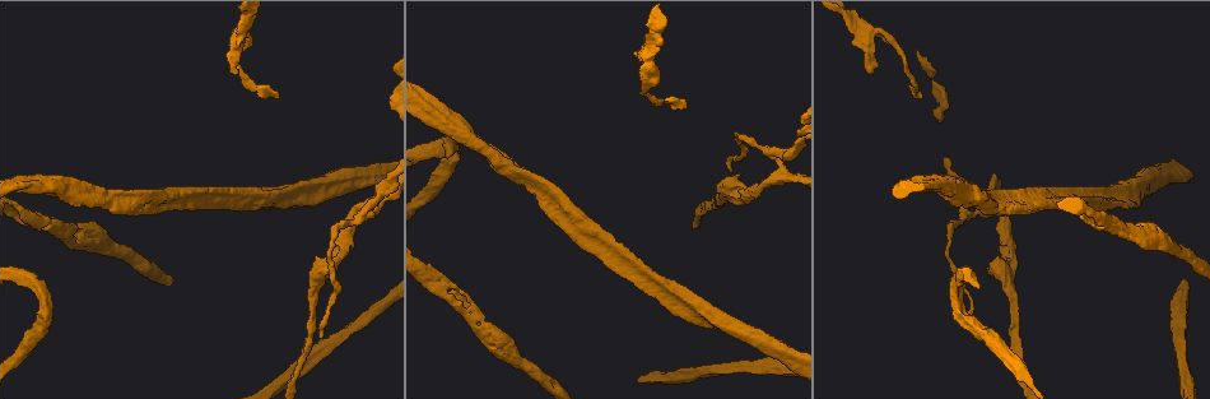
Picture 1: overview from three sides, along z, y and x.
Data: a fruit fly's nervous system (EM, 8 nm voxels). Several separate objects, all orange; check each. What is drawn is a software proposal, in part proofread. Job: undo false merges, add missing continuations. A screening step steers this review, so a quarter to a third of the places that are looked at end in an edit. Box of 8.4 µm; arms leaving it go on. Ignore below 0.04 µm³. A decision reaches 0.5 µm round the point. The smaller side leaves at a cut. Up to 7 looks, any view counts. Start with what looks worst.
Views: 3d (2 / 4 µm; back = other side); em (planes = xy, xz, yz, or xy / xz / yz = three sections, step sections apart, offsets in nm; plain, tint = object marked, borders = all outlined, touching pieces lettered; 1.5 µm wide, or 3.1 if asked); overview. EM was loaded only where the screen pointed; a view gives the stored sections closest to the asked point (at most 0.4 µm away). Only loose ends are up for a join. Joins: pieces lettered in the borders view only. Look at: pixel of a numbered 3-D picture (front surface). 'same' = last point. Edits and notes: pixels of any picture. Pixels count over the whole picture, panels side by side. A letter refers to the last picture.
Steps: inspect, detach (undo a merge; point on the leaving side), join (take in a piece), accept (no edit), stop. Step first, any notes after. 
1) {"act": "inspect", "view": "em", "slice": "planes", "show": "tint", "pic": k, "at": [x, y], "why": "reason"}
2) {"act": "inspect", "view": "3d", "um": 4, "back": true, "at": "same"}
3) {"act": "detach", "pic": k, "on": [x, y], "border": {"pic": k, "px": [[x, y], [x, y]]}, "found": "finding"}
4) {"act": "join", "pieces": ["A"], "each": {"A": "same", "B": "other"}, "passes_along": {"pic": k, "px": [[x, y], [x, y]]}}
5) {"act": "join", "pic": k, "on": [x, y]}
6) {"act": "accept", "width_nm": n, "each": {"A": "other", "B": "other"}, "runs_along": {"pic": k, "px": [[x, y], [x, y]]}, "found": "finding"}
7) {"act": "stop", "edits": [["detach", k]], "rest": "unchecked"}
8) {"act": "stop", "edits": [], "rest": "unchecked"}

{"act": "inspect", "view": "3d", "um": 4, "pic": 1, "at": [277, 95], "why": "free end"}

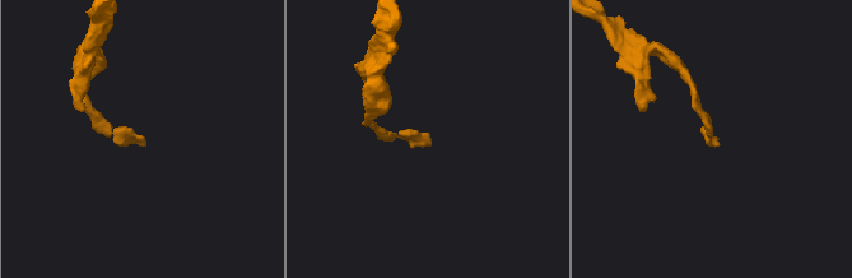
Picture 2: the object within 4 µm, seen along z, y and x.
{"act": "inspect", "view": "em", "slice": "planes", "show": "borders", "pic": 2, "at": [143, 144], "why": "shape alone is not enough"}

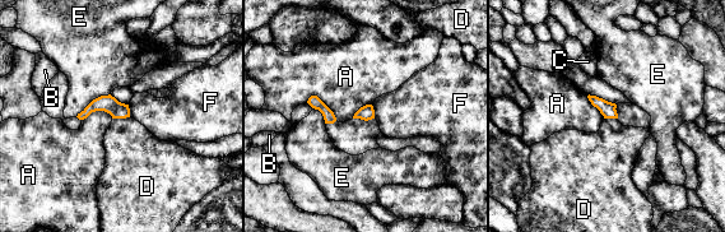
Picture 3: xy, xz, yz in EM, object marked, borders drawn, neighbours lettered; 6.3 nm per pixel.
{"act": "accept", "longest_contact_nm": ["E", 260], "each": {"A": "other", "B": "other", "C": "other", "D": "other", "E": "other", "F": "other"}, "runs_along": {"pic": 3, "px": [[126, 111], [93, 106], [83, 115]]}, "found": "no lettered piece goes on from it"}

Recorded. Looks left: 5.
{"act": "inspect", "view": "3d", "um": 2, "pic": 1, "at": [162, 194], "why": "an open end"}

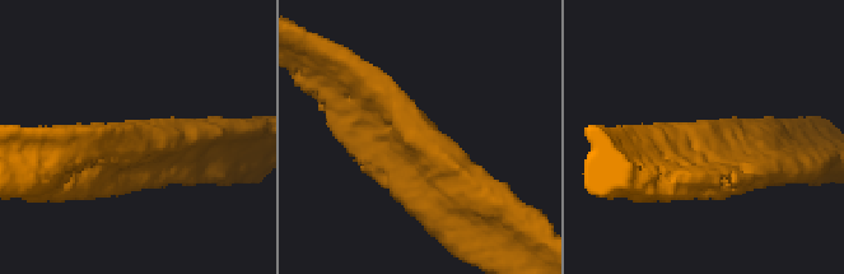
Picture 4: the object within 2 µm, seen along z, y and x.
{"act": "inspect", "view": "em", "slice": "planes", "show": "borders", "pic": 4, "at": [419, 111], "why": "need the tissue"}

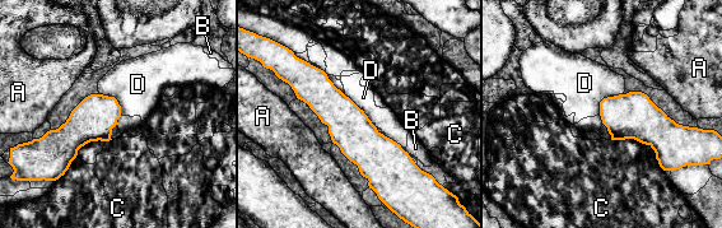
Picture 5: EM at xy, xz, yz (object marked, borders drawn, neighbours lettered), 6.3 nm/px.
{"act": "accept", "each": {"A": "other", "B": "other", "C": "other", "D": "other"}, "runs_along": {"pic": 5, "px": [[301, 64], [378, 159], [378, 186]]}, "found": "no lettered piece goes on from it"}

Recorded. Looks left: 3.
{"act": "inspect", "view": "em", "slice": "xz", "step": 4, "show": "borders", "pic": 1, "at": [278, 206], "why": "free end"}

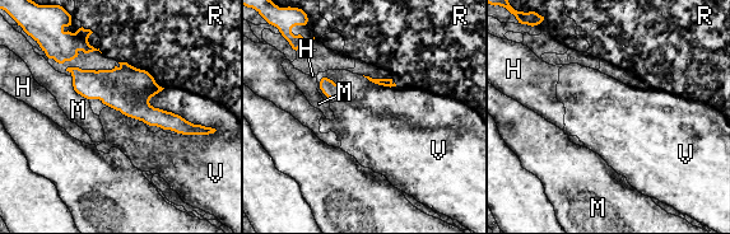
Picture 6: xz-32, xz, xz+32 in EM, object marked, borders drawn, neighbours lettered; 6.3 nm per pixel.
{"act": "accept", "each": {"H": "other", "M": "other", "R": "other", "V": "other"}, "border": {"pic": 6, "px": [[149, 98], [154, 107], [199, 125]]}, "found": "none of them fits"}

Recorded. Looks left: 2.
{"act": "stop", "edits": [], "rest": "unchecked"}

